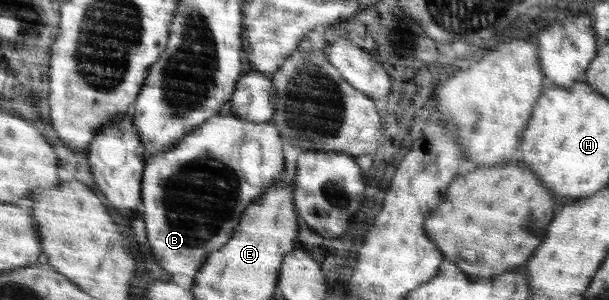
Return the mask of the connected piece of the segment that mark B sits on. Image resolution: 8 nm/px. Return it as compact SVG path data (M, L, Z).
M226 110L221 111L215 117L211 117L202 125L196 126L196 129L189 134L184 135L182 141L169 151L165 151L163 155L151 154L146 163L146 173L142 181L142 203L143 203L143 221L145 221L145 229L147 229L147 239L150 243L153 257L155 261L169 273L174 276L176 273L195 276L201 267L205 264L206 259L211 253L221 250L230 238L234 235L234 230L237 229L238 223L247 210L247 207L252 205L255 199L266 193L276 179L281 177L283 173L283 147L281 147L281 137L275 129L276 125L271 125L269 122L257 123L255 121L241 119L239 116Z

